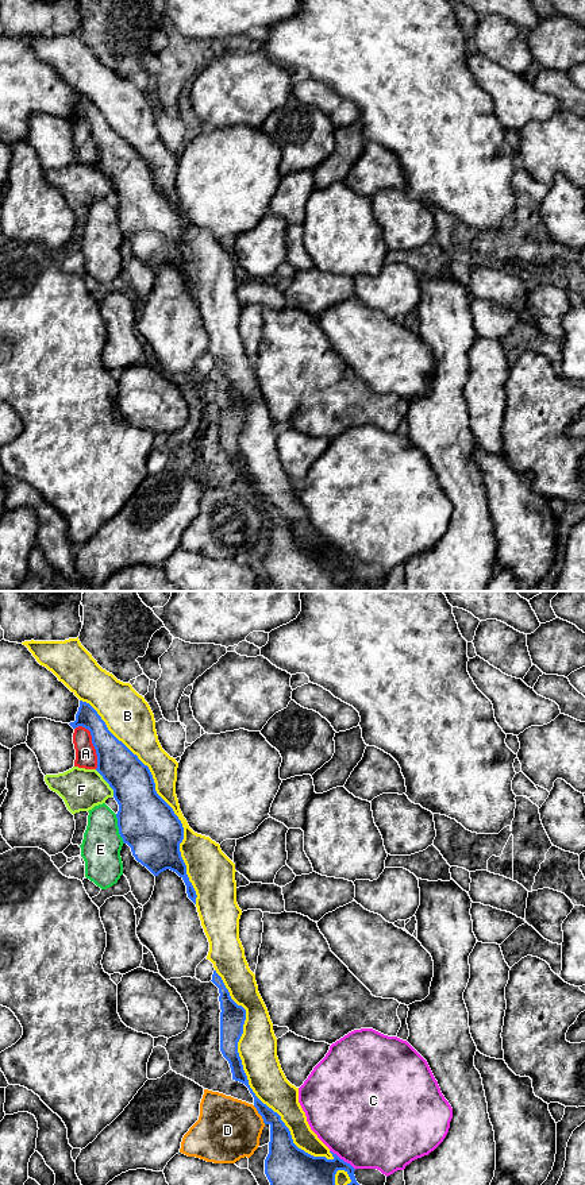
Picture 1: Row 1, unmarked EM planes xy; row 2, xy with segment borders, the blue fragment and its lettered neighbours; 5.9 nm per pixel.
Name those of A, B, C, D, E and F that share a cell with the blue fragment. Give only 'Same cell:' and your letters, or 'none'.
Same cell: B

